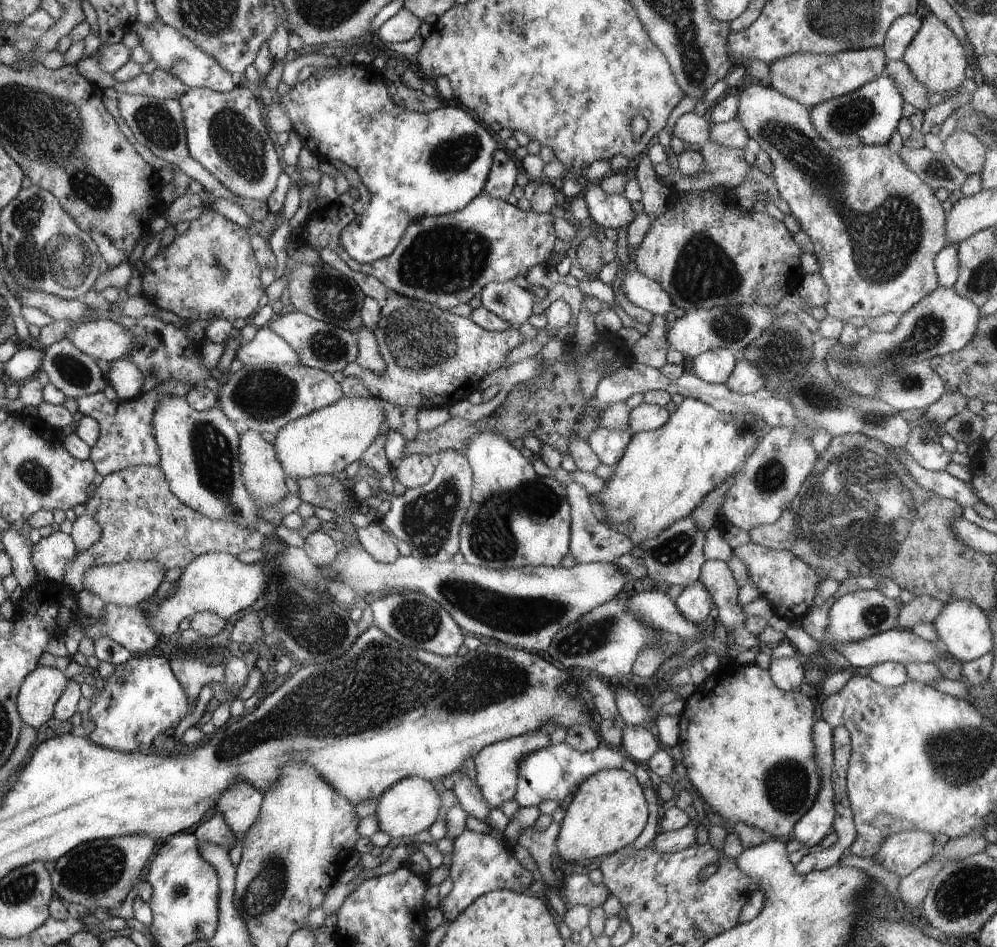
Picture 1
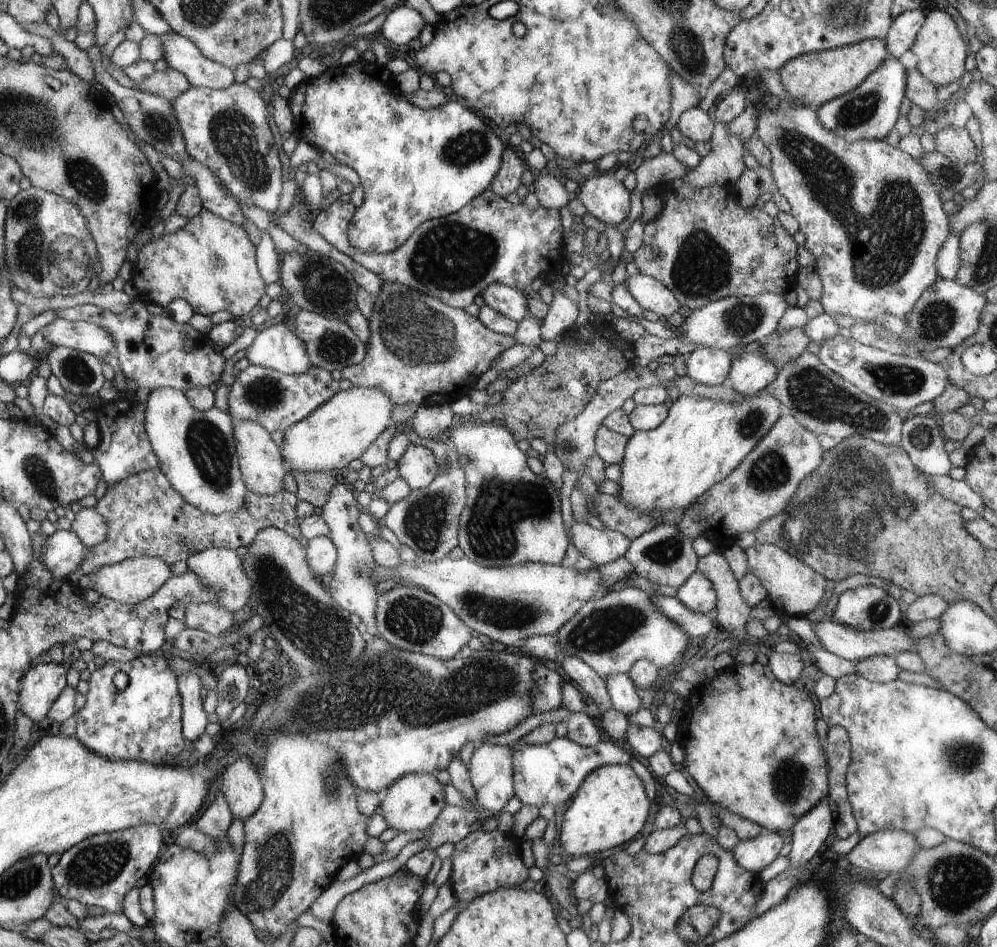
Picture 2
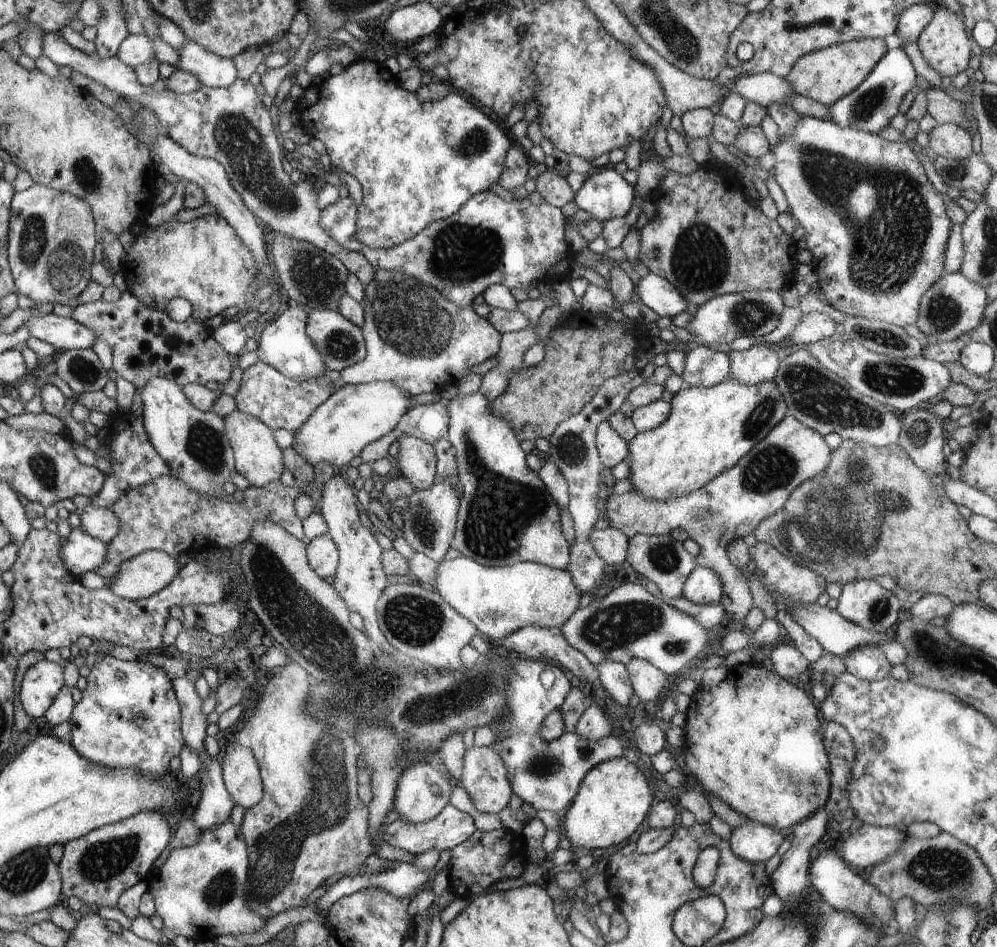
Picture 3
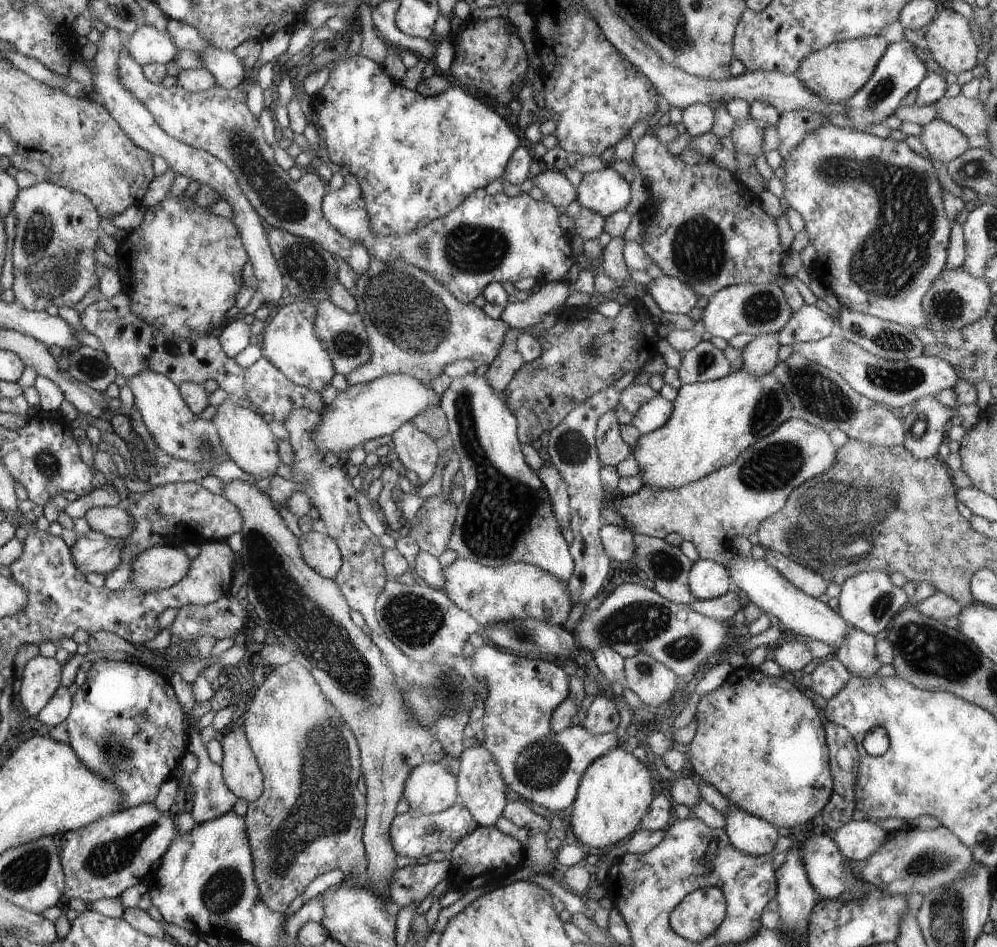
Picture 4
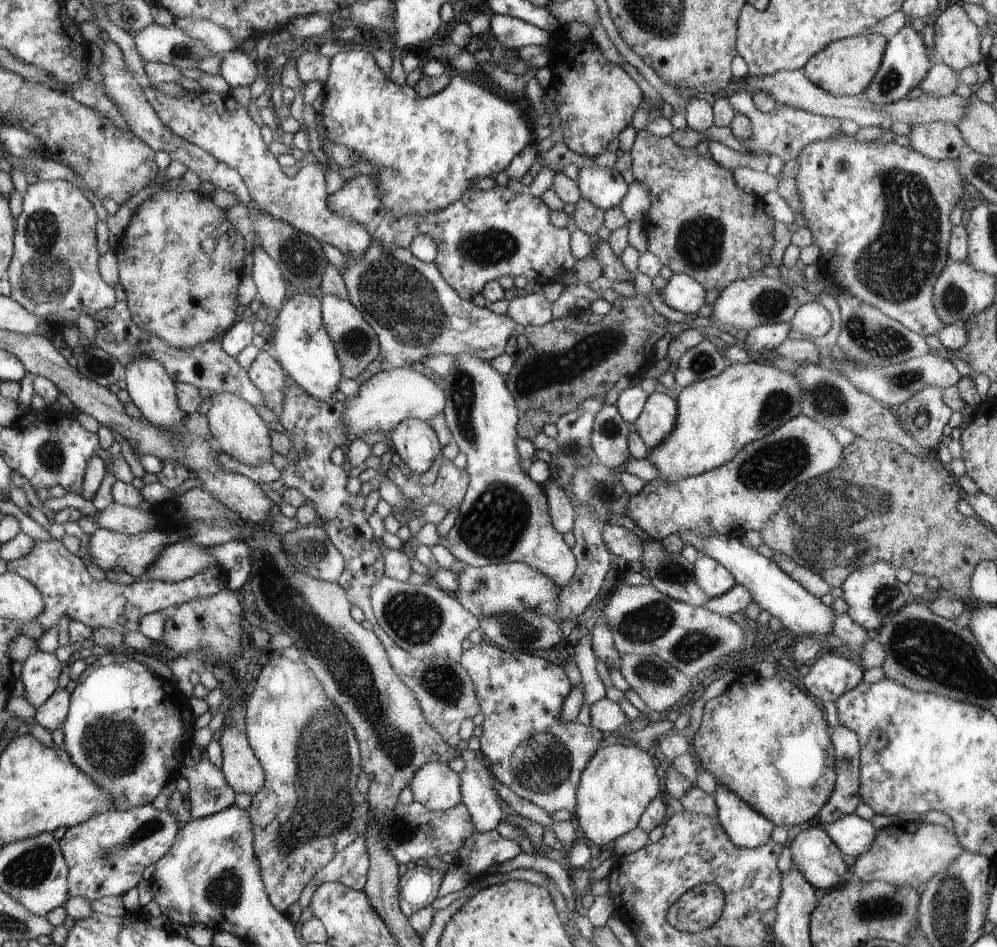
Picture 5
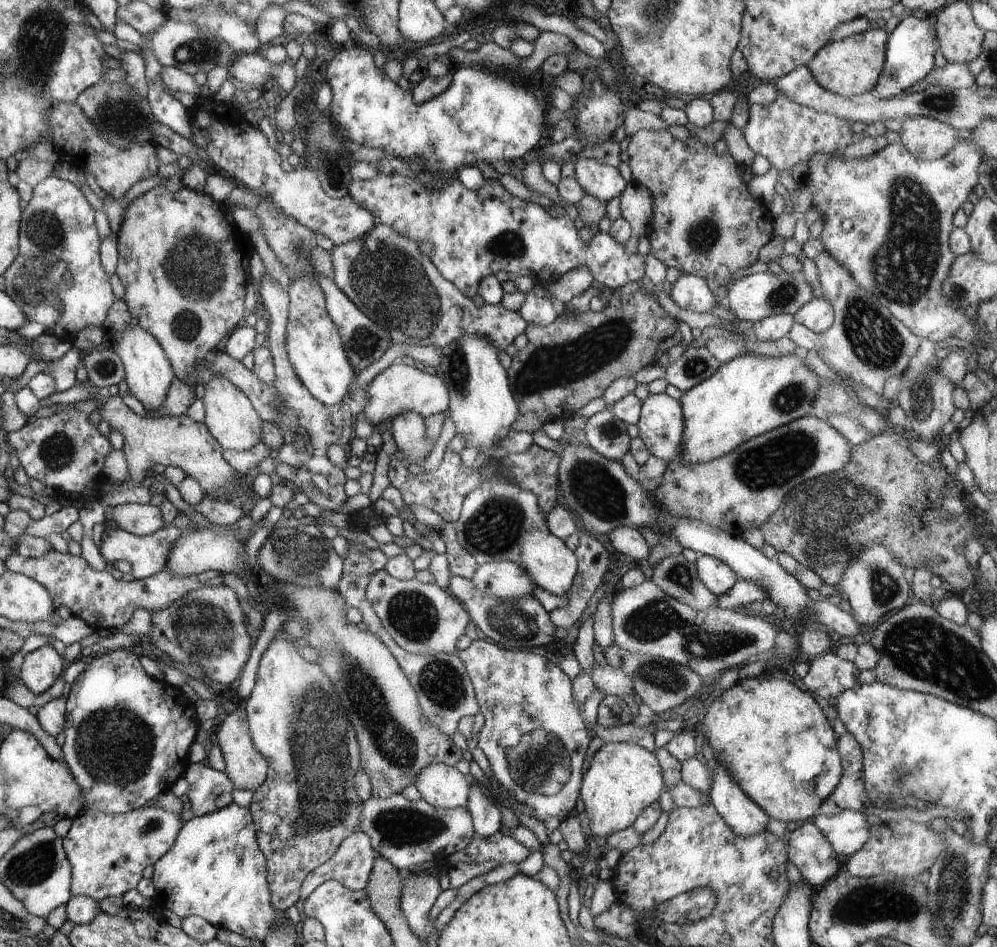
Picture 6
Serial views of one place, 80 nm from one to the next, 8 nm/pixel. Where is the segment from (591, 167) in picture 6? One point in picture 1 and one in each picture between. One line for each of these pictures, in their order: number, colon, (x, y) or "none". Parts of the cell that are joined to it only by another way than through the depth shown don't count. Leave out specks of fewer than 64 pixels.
1: (609, 211)
2: (604, 197)
3: (605, 194)
4: (605, 192)
5: (605, 188)

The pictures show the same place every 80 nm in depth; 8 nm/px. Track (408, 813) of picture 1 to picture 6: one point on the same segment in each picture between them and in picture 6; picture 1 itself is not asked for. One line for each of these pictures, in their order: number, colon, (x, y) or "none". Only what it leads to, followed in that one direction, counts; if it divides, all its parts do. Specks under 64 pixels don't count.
2: (413, 802)
3: (421, 794)
4: (429, 789)
5: (434, 785)
6: (444, 787)

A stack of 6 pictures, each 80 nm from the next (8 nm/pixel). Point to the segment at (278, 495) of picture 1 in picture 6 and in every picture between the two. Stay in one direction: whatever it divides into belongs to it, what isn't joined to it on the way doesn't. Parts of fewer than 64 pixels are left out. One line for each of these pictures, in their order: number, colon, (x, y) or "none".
2: (263, 467)
3: (258, 458)
4: (249, 441)
5: (241, 433)
6: (230, 418)

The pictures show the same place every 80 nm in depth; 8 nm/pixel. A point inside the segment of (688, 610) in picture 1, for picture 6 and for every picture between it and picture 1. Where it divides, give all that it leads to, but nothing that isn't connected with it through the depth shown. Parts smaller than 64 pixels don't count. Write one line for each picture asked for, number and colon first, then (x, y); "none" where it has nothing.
2: (698, 594)
3: (703, 587)
4: (707, 579)
5: (713, 579)
6: (718, 577)

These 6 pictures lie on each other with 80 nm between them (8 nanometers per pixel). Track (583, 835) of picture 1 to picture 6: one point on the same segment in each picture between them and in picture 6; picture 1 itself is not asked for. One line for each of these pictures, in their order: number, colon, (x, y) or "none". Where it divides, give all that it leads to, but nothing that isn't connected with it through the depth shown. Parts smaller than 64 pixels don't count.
2: (610, 807)
3: (613, 799)
4: (614, 793)
5: (619, 782)
6: (623, 779)

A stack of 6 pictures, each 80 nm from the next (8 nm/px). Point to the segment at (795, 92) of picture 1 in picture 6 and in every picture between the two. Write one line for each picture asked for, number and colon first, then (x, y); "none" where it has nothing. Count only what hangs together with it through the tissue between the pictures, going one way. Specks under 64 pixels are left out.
2: (815, 78)
3: (825, 75)
4: (836, 72)
5: (845, 67)
6: (852, 66)

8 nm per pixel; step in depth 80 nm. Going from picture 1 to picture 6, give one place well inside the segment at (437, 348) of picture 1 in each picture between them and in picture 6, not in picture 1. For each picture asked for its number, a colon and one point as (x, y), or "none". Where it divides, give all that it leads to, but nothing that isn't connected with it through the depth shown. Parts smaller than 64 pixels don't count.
2: (421, 351)
3: (417, 339)
4: (416, 326)
5: (418, 314)
6: (385, 274)

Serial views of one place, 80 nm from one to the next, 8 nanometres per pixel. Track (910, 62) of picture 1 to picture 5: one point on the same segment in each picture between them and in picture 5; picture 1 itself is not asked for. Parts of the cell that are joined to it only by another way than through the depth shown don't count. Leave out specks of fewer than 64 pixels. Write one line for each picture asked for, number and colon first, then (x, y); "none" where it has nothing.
2: (939, 48)
3: (945, 43)
4: (951, 40)
5: (957, 39)

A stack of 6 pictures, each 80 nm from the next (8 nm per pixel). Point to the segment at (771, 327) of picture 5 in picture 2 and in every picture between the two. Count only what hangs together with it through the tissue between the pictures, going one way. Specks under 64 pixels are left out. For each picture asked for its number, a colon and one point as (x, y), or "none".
2: (751, 372)
3: (759, 364)
4: (759, 356)

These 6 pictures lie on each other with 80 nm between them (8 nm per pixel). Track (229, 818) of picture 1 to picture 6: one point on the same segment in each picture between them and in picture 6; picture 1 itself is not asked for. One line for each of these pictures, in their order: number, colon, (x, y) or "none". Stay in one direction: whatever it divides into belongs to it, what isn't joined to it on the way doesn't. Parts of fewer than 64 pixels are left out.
2: (242, 785)
3: (241, 770)
4: (242, 773)
5: (241, 768)
6: (246, 768)

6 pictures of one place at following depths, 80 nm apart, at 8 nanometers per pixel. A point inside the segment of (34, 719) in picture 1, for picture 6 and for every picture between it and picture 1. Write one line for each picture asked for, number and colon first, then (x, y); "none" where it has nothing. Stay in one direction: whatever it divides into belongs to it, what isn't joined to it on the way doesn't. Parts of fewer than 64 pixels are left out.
2: (43, 684)
3: (41, 683)
4: (40, 678)
5: (40, 671)
6: (41, 668)

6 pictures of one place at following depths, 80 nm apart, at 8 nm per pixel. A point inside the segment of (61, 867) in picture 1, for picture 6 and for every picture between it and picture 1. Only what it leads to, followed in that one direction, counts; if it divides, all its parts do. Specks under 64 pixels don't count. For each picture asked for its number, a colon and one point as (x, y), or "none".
2: (99, 871)
3: (97, 868)
4: (101, 861)
5: (106, 855)
6: (107, 851)

